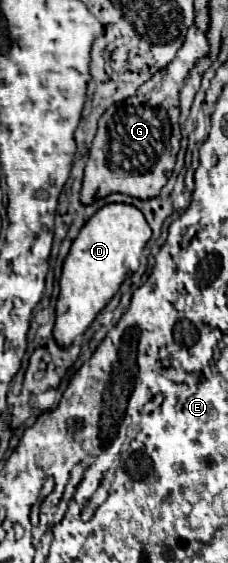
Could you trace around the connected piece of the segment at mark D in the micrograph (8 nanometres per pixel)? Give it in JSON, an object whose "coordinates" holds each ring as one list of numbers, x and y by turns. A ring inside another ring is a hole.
{"coordinates":[[108,203,86,221,62,267,54,325,56,341,60,341,60,345,70,345,90,327,100,309,116,295,122,281,138,269,142,249,150,237,152,229,144,213,130,203]]}

